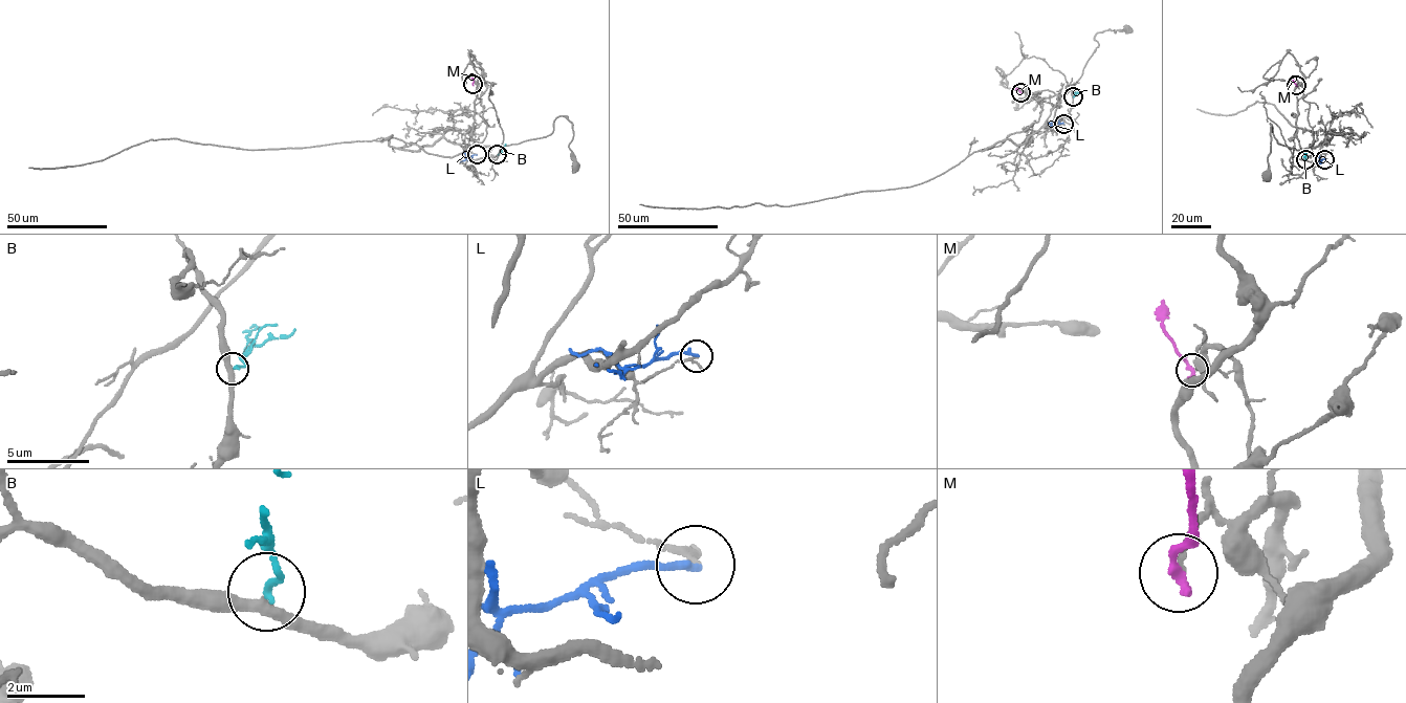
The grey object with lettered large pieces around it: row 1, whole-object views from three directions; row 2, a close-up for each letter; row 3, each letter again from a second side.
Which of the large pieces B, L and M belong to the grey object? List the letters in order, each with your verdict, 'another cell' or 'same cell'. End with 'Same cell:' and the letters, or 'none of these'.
B: same cell
L: another cell
M: another cell
Same cell: B

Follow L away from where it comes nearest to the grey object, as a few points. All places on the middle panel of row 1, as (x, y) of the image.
L: (1063, 124), (1050, 126)

